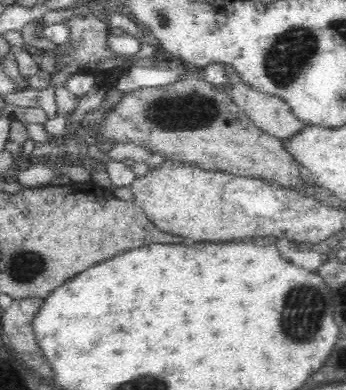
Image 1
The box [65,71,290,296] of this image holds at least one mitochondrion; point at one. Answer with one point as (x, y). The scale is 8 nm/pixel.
(191, 109)

